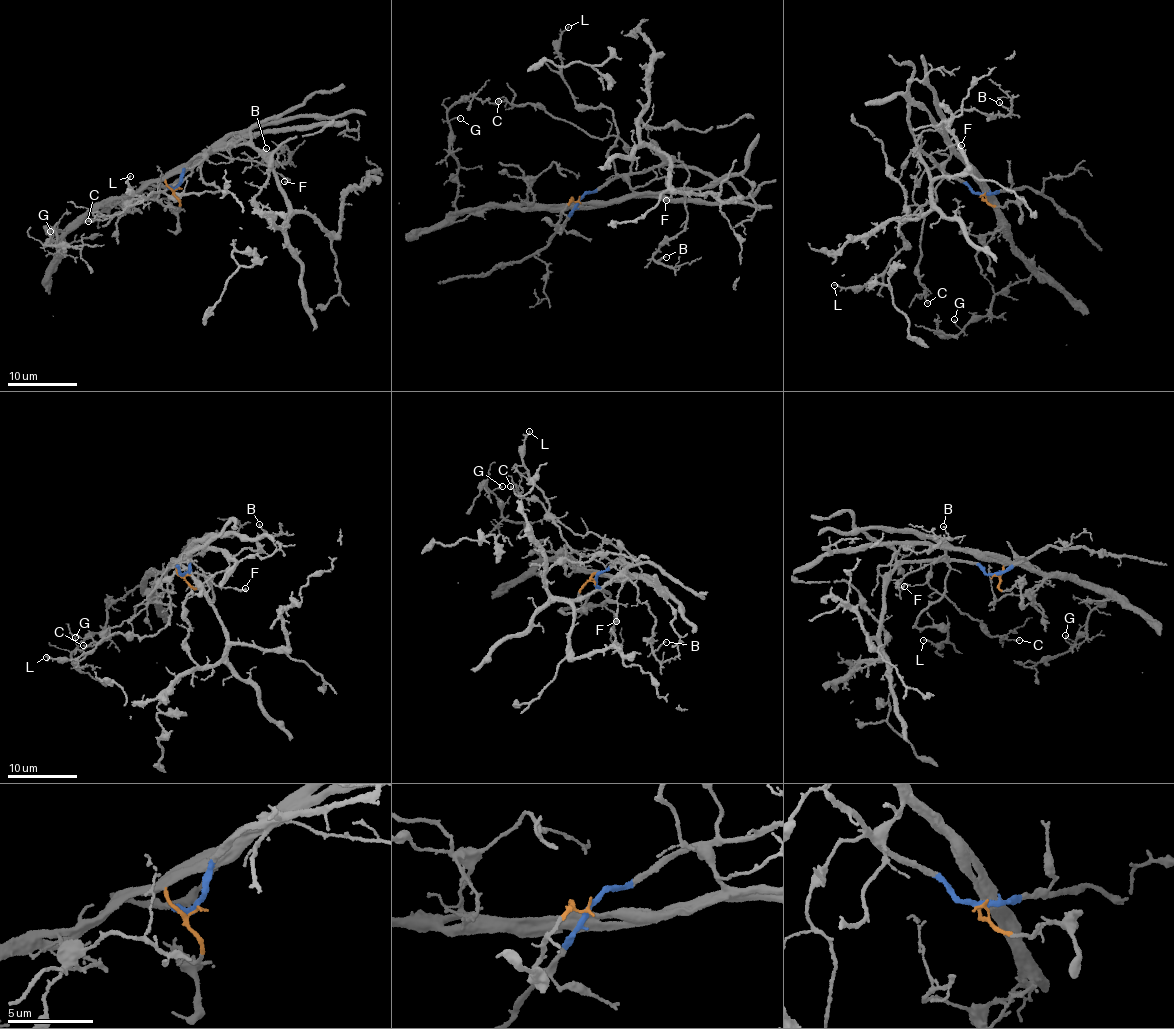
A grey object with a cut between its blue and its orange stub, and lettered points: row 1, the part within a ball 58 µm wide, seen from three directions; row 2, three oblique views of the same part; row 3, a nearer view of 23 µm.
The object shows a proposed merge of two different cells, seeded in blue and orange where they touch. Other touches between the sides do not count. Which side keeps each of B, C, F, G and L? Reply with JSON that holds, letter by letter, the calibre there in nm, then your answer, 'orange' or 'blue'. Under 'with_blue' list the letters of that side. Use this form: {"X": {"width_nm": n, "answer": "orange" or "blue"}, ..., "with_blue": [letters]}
{"B": {"width_nm": 120, "answer": "blue"}, "C": {"width_nm": 110, "answer": "blue"}, "F": {"width_nm": 140, "answer": "orange"}, "G": {"width_nm": 160, "answer": "orange"}, "L": {"width_nm": 110, "answer": "orange"}, "with_blue": ["B", "C"]}

